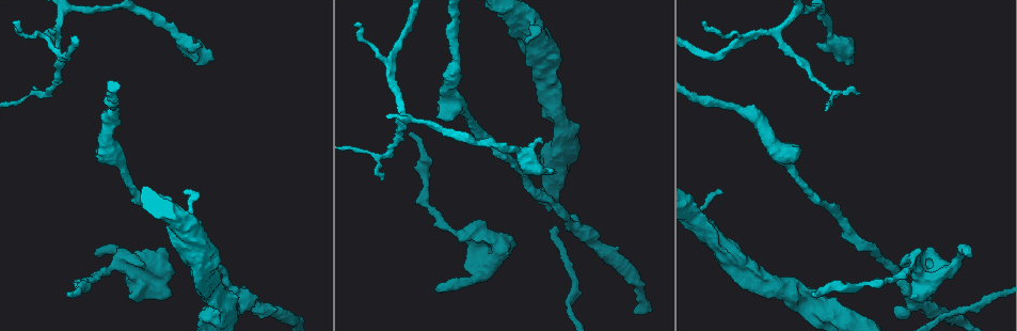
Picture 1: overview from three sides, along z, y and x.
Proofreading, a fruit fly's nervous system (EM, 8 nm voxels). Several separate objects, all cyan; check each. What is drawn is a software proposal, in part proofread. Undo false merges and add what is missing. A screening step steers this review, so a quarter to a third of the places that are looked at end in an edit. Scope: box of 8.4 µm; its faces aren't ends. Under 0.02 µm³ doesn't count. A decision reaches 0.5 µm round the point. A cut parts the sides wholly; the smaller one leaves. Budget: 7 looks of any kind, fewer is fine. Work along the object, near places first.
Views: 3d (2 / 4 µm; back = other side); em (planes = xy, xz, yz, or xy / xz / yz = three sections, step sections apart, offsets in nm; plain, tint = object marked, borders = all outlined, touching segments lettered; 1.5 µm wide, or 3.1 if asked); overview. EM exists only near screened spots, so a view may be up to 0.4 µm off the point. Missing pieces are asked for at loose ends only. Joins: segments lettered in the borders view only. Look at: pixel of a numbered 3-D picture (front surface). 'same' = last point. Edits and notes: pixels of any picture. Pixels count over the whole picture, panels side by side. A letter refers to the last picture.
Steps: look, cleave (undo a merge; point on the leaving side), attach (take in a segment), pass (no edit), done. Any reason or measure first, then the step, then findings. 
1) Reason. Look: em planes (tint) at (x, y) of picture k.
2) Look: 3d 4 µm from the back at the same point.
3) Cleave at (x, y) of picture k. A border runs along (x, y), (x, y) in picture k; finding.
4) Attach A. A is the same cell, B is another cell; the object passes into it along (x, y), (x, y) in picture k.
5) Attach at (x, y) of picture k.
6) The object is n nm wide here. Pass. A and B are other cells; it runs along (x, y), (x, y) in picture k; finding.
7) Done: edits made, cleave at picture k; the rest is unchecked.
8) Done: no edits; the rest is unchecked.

An open end. Look: em yz step 4 (borders) at (435, 290) of picture 1.

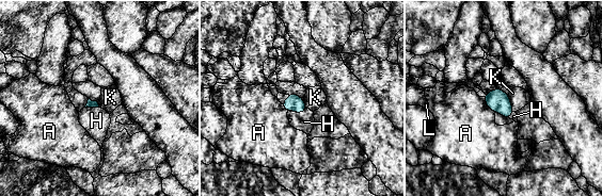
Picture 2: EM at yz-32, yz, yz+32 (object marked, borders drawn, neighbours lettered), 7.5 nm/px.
Attach H. H is the same cell, A, K and L are other cells; it goes on there.

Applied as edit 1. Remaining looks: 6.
An open end. Look: em xz step 4 (borders) at (897, 307) of picture 1.

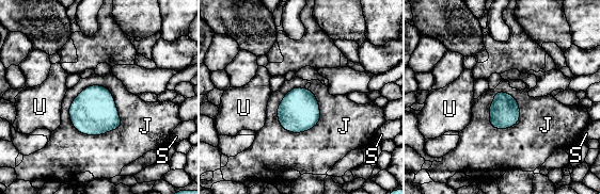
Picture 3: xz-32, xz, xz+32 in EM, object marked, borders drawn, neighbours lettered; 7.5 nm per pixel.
Pass. J, S and U are other cells; a border runs along (68, 107), (85, 134), (122, 125) in picture 3; no lettered segment goes on from it.

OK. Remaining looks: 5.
Tapers out. Look: 3d 4 µm at (383, 178) of picture 1.

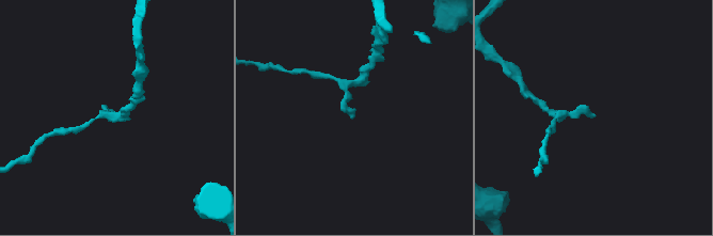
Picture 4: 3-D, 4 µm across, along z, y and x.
Look: em planes (tint) at (593, 116) of picture 4.

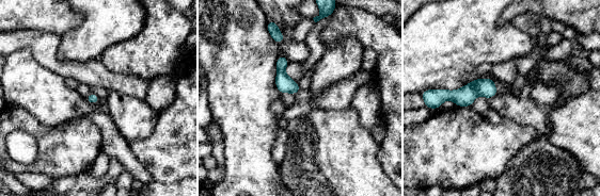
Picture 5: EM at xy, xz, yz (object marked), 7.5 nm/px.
Look: em planes (borders) at the same point.

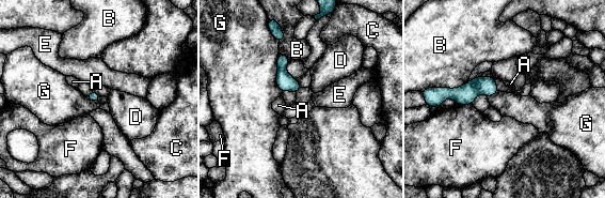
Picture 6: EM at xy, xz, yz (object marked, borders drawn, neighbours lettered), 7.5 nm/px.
Pass. A, B, C, D, E, F and G are other cells; a border runs along (279, 54), (276, 86), (282, 92) in picture 6; none of them fits.

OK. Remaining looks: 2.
Done: edits made, attach at picture 2; the rest is unchecked.

